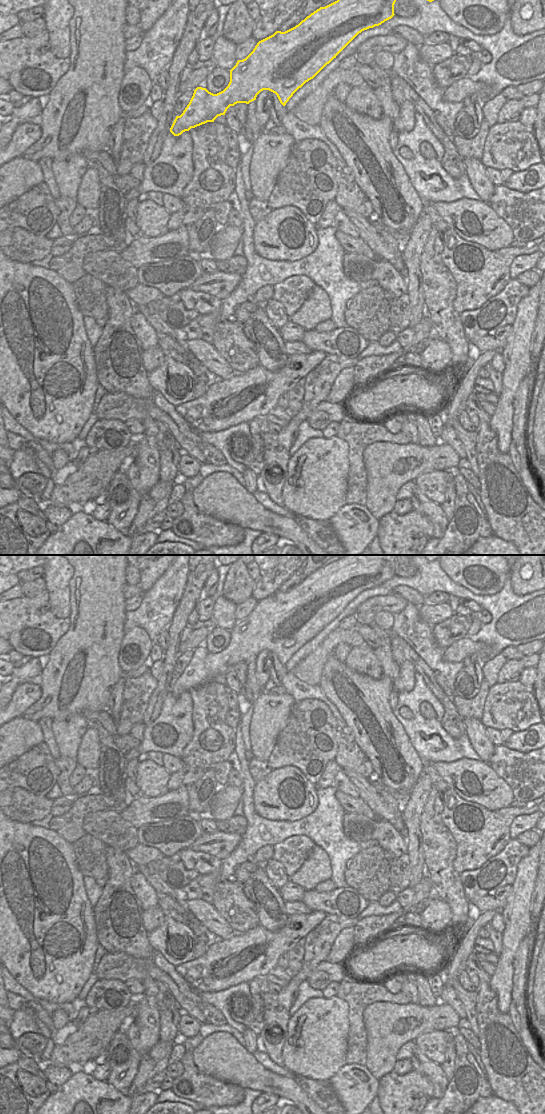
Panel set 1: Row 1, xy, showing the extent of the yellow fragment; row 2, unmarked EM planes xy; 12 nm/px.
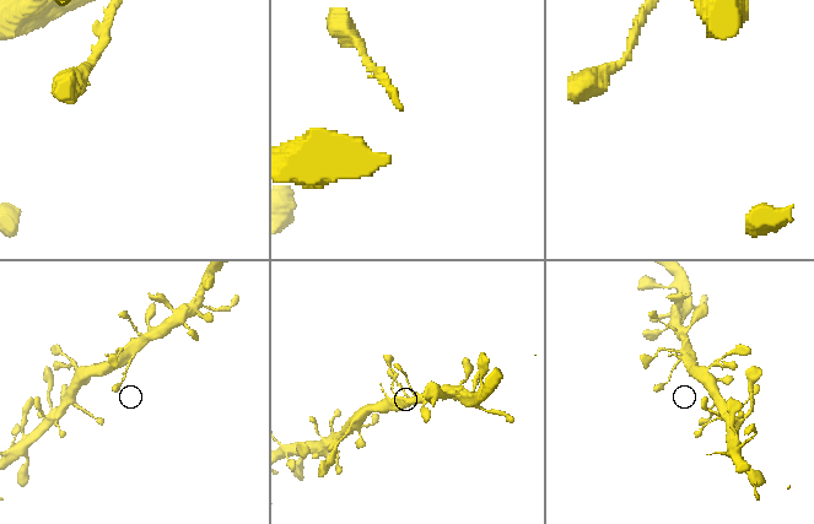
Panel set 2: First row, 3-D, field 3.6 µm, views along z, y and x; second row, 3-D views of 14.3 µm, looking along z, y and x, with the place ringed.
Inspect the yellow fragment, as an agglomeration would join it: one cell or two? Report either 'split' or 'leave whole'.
leave whole

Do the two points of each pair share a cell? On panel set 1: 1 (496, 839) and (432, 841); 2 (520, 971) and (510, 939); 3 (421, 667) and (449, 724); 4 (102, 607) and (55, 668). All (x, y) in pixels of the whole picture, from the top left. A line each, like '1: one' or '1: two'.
1: two
2: two
3: one
4: one

